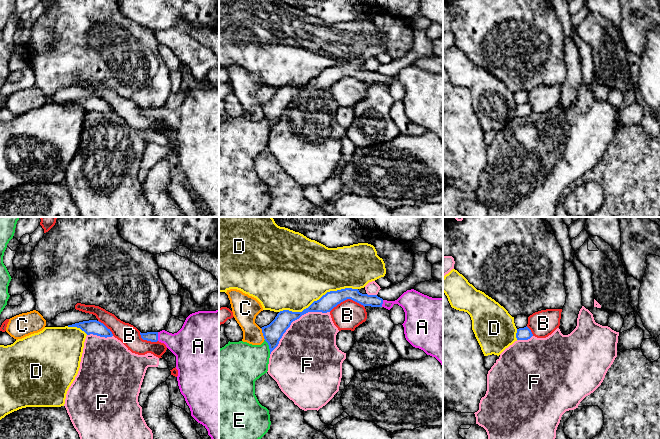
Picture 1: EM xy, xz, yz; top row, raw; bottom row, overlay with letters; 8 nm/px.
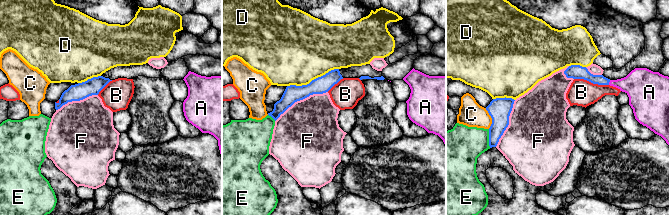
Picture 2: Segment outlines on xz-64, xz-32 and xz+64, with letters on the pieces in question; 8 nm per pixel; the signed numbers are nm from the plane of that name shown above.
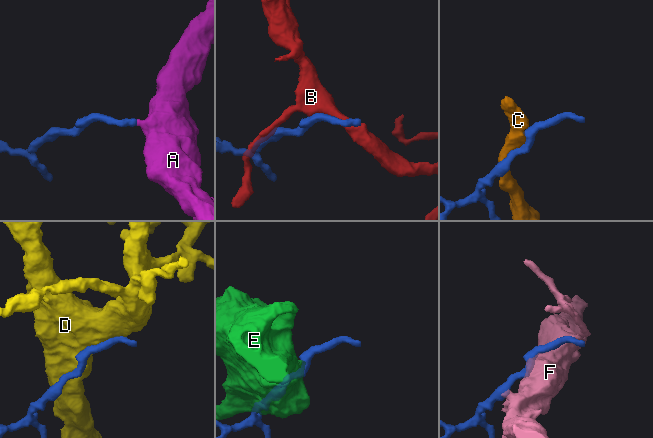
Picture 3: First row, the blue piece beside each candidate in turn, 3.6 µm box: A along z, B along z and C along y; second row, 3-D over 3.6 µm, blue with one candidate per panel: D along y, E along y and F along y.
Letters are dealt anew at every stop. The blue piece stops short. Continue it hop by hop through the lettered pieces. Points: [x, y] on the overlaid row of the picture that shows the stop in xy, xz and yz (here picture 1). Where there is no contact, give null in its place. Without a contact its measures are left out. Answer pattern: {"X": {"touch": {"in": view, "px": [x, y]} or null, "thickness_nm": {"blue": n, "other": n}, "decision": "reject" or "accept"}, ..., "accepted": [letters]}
{"A": {"touch": {"in": "xy", "px": [157, 336]}, "thickness_nm": {"blue": 80, "other": 260}, "decision": "accept"}, "B": {"touch": {"in": "xz", "px": [346, 299]}, "thickness_nm": {"blue": 140, "other": 240}, "decision": "reject"}, "C": {"touch": {"in": "xz", "px": [263, 334]}, "thickness_nm": {"blue": 150, "other": 200}, "decision": "reject"}, "D": {"touch": {"in": "xz", "px": [319, 299]}, "thickness_nm": {"blue": 140, "other": 480}, "decision": "reject"}, "E": {"touch": {"in": "xz", "px": [269, 347]}, "thickness_nm": {"blue": 150, "other": 340}, "decision": "reject"}, "F": {"touch": {"in": "xz", "px": [294, 320]}, "thickness_nm": {"blue": 150, "other": 440}, "decision": "reject"}, "accepted": ["A"]}

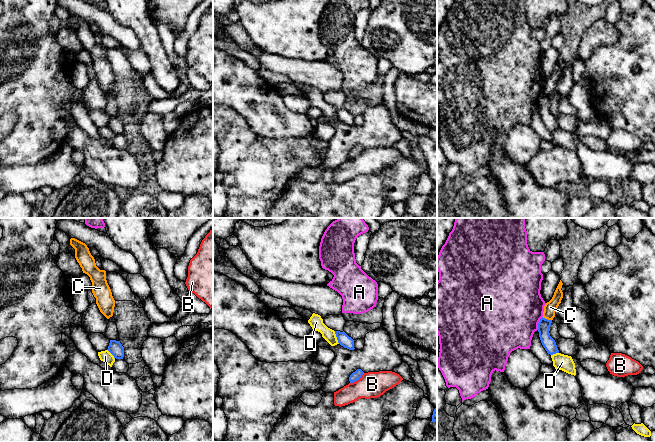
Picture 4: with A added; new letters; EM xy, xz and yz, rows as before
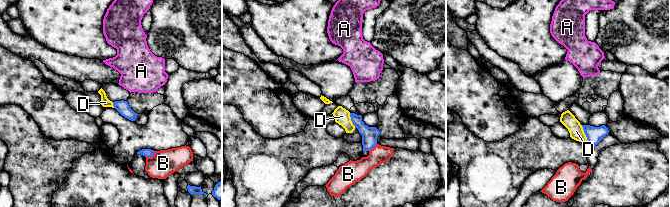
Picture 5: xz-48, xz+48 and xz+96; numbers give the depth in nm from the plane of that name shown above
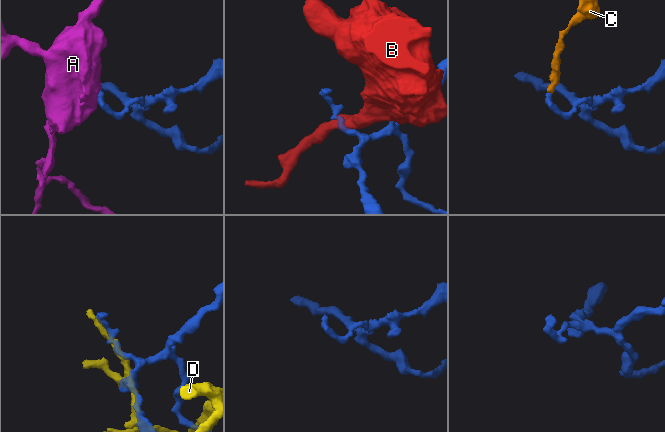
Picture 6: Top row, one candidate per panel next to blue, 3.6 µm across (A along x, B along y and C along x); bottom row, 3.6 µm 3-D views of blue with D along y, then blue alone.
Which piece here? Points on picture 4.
{"A": {"touch": {"in": "yz", "px": [538, 323]}, "thickness_nm": {"blue": 100, "other": 500}, "decision": "reject"}, "B": {"touch": {"in": "xz", "px": [357, 379]}, "thickness_nm": {"blue": 70, "other": 200}, "decision": "reject"}, "C": {"touch": {"in": "yz", "px": [547, 319]}, "thickness_nm": {"blue": 100, "other": 100}, "decision": "reject"}, "D": {"touch": {"in": "xz", "px": [337, 337]}, "thickness_nm": {"blue": 100, "other": 110}, "decision": "reject"}, "accepted": []}

